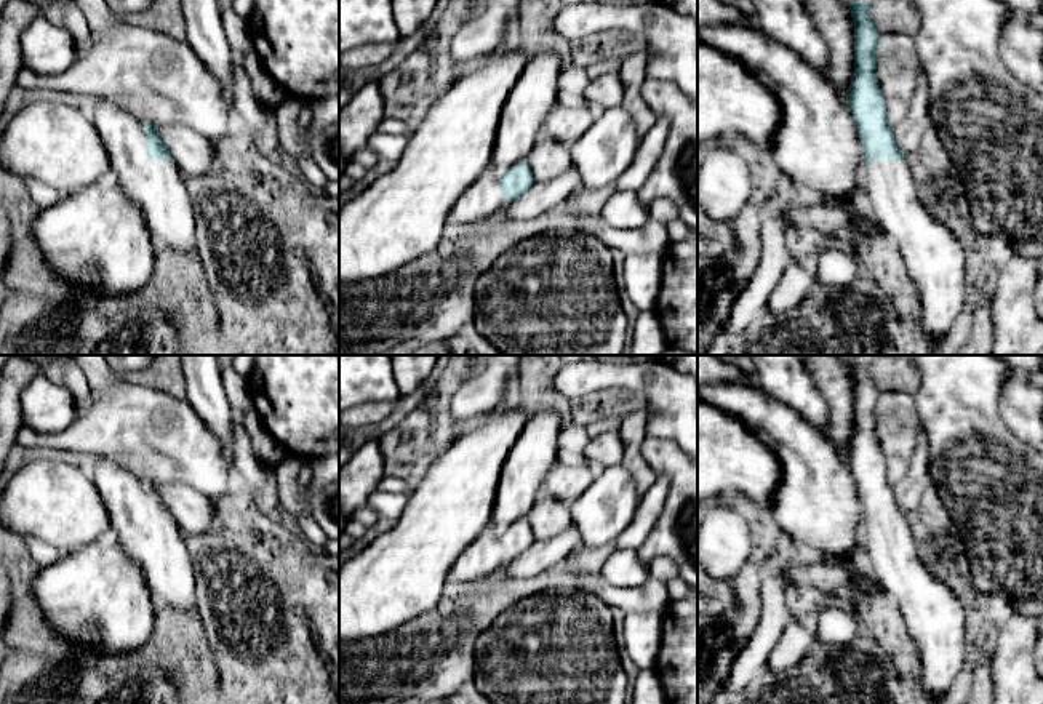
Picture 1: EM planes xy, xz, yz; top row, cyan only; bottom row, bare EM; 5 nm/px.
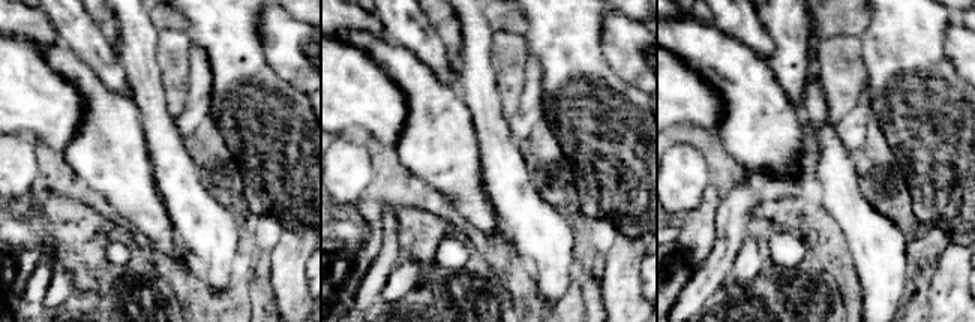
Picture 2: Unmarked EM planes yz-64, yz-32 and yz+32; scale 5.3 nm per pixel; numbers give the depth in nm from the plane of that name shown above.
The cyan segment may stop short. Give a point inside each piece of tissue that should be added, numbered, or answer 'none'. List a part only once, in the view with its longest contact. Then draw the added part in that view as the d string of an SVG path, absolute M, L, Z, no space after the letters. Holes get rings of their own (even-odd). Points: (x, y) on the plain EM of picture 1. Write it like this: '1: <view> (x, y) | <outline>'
1: xy (157, 544) | M98 456L93 464L91 482L107 509L110 528L117 534L118 544L138 563L157 610L168 606L186 613L195 606L194 560L184 542L184 530L173 517L150 517L146 514L144 478L112 458Z

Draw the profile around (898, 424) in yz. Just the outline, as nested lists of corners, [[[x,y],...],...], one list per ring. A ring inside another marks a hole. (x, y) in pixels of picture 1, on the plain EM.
[[[904,392],[880,394],[875,419],[886,477],[894,486],[909,472],[917,448],[920,432],[917,397]]]

